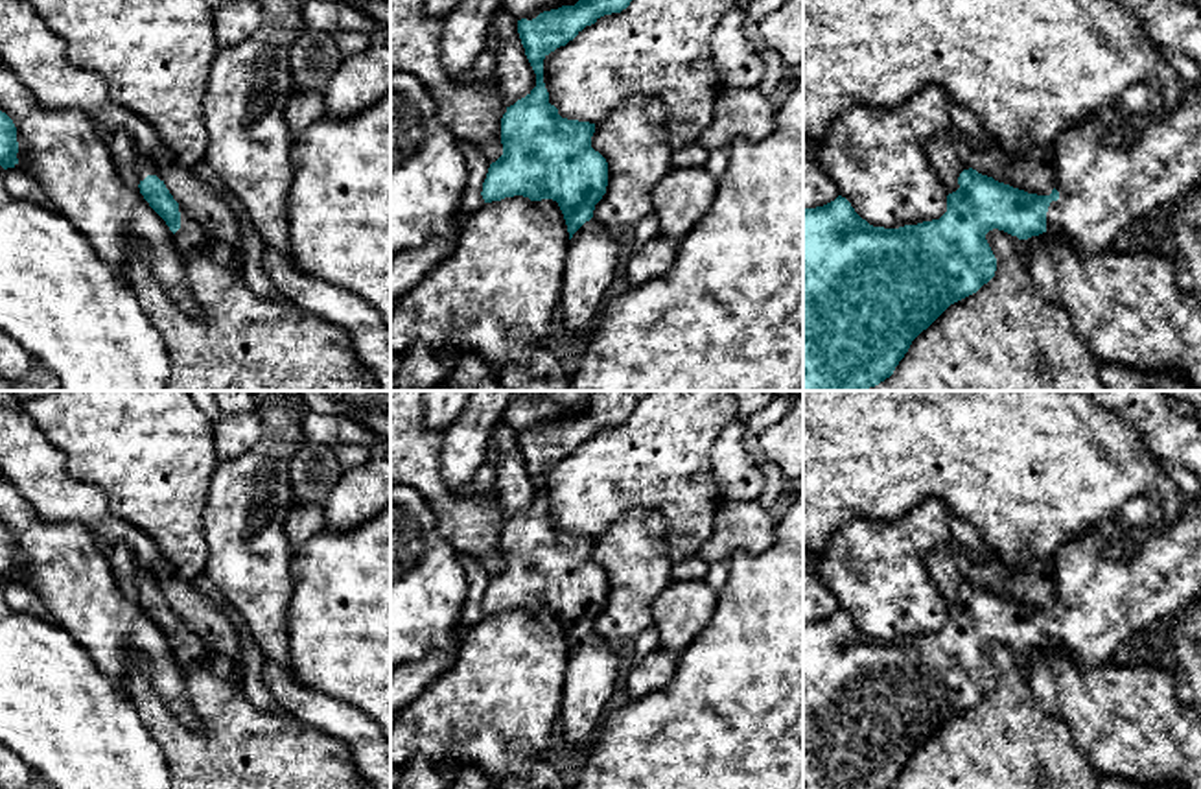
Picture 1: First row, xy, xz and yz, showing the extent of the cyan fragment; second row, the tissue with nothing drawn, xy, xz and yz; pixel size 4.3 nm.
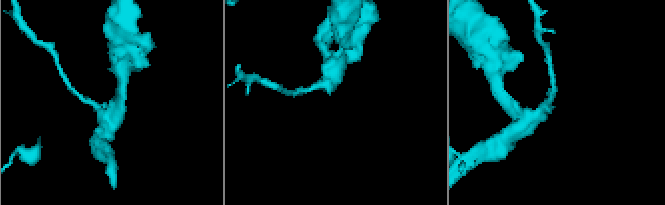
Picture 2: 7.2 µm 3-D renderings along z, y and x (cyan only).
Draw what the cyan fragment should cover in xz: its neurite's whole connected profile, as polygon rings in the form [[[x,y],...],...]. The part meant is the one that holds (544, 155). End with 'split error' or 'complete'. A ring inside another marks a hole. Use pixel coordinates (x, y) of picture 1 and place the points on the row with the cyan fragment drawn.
[[[578,0],[532,20],[518,20],[536,87],[507,107],[501,118],[503,155],[490,164],[481,192],[484,203],[514,195],[558,203],[569,232],[558,317],[586,339],[617,277],[623,236],[593,218],[608,186],[608,162],[591,147],[595,124],[562,118],[549,103],[543,59],[630,2]]]; split error

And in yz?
[[[1201,79],[1184,85],[1173,109],[1164,107],[1153,83],[1131,85],[1116,112],[1090,116],[1059,135],[1048,164],[1055,175],[1050,195],[1028,194],[969,168],[958,177],[960,188],[947,195],[947,212],[939,219],[899,229],[869,225],[842,195],[823,206],[803,208],[803,391],[868,391],[890,378],[923,330],[995,277],[997,258],[985,240],[989,230],[1004,230],[1022,243],[1046,232],[1079,251],[1098,253],[1109,249],[1127,223],[1186,194],[1201,181]],[[1133,116],[1144,116],[1146,127],[1125,144],[1111,144],[1107,135]]]; split error

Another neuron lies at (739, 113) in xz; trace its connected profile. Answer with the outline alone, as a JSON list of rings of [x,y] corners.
[[[722,87],[713,120],[696,142],[711,153],[724,146],[729,147],[737,138],[763,138],[774,131],[775,114],[768,96],[757,88]]]

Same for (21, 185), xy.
[[[18,168],[4,170],[4,183],[13,197],[50,206],[50,199],[42,190],[41,183],[24,170]]]

